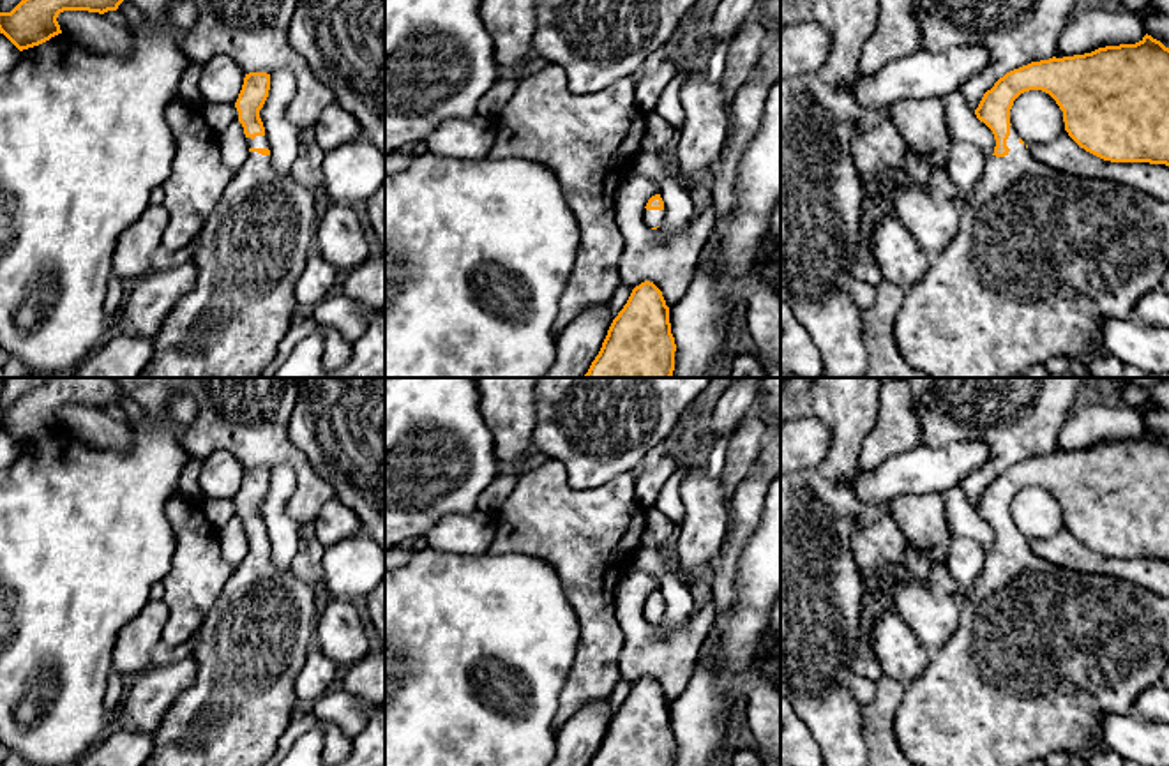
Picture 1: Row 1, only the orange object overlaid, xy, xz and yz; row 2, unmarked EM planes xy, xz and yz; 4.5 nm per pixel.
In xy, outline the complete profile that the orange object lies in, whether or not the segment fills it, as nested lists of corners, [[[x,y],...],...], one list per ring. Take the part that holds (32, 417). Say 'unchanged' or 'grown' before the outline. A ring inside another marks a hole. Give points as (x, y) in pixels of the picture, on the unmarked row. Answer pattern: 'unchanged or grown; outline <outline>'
unchanged; outline [[[48,378],[11,408],[0,408],[0,429],[23,447],[62,429],[57,417],[60,408],[104,409],[117,406],[122,397],[124,392],[113,378]]]

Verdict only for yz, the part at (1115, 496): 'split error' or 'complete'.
split error

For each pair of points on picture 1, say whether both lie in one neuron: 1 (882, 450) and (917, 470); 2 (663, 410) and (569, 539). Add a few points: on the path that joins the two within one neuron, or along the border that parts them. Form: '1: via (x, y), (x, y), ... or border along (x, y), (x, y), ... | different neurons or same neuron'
1: border along (920, 443), (889, 456), (869, 470), (860, 468) | different neurons
2: border along (631, 470), (597, 486), (583, 489), (571, 486) | different neurons

